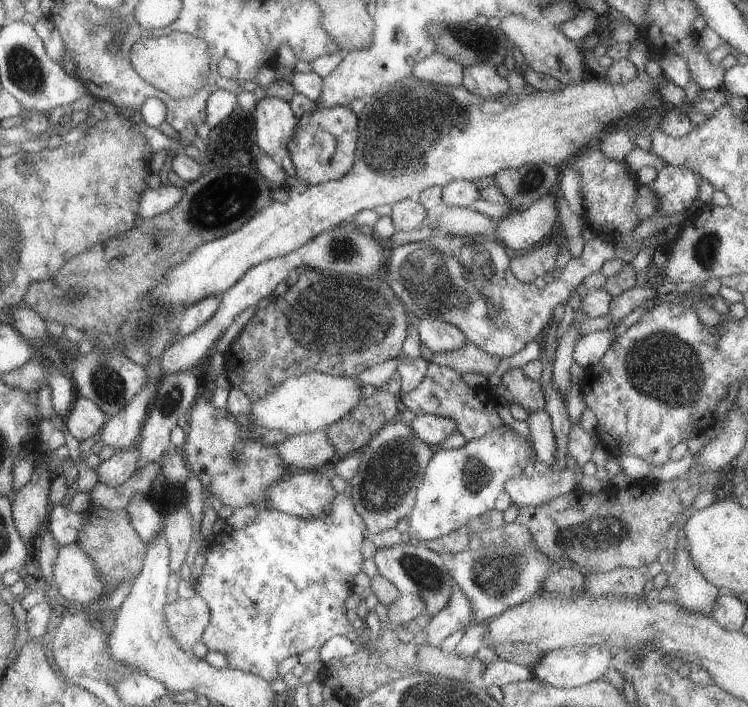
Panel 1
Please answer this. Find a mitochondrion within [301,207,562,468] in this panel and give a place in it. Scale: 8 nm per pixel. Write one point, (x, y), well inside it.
(442, 276)

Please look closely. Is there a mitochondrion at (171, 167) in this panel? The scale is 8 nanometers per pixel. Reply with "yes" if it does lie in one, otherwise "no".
no

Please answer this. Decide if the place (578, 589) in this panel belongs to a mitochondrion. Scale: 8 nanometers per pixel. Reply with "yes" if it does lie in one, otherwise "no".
no

